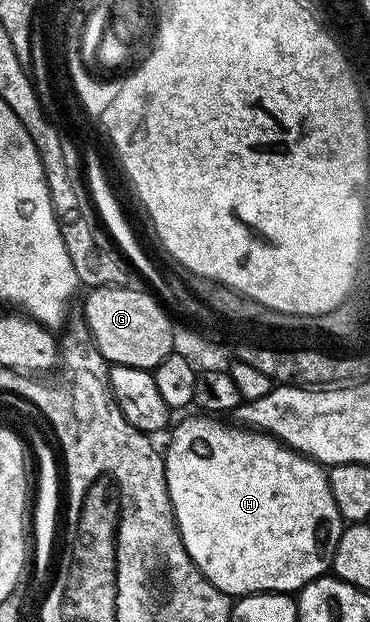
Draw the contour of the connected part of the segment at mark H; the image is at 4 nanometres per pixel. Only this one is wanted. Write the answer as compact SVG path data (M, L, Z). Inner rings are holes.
M197 412L194 415L194 418L185 418L177 427L175 427L176 425L172 427L173 435L169 438L169 447L164 447L163 457L169 499L173 505L173 515L177 521L181 539L191 560L203 572L203 576L207 580L211 580L211 584L215 584L215 588L219 588L230 596L266 592L299 592L307 583L322 577L333 565L333 557L343 529L343 519L335 504L335 496L331 496L331 484L326 467L322 463L314 462L312 458L300 454L298 450L286 446L271 434L262 434L260 430L251 430L240 424L234 424L232 421L210 416L205 412Z

